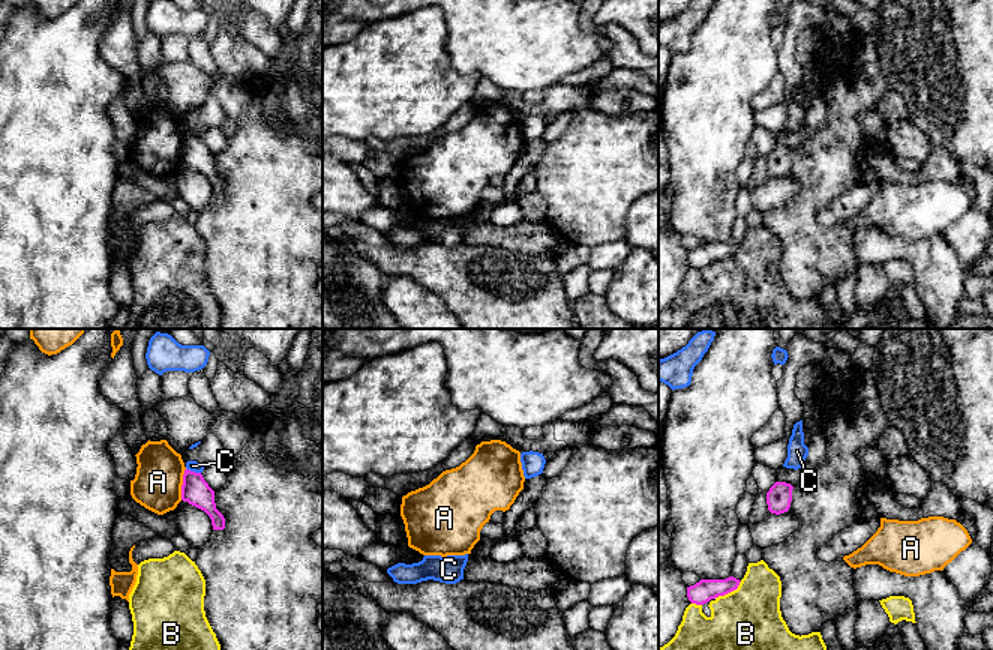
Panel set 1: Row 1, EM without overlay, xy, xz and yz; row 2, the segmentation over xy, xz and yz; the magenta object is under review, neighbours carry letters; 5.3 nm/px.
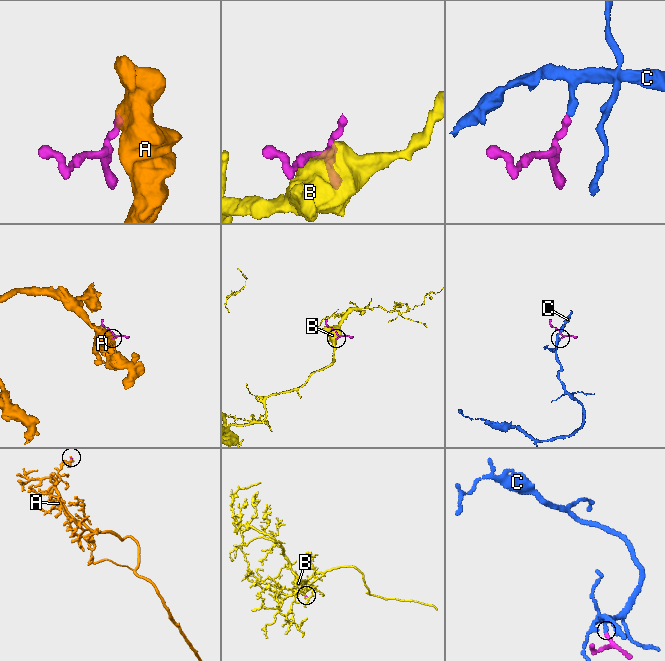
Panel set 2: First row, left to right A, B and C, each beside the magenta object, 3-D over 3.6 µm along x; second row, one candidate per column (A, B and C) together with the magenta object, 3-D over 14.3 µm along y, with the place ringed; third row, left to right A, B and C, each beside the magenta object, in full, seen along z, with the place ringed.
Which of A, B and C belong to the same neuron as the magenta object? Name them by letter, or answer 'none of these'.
none of these

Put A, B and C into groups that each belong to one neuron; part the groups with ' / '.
A / B / C

